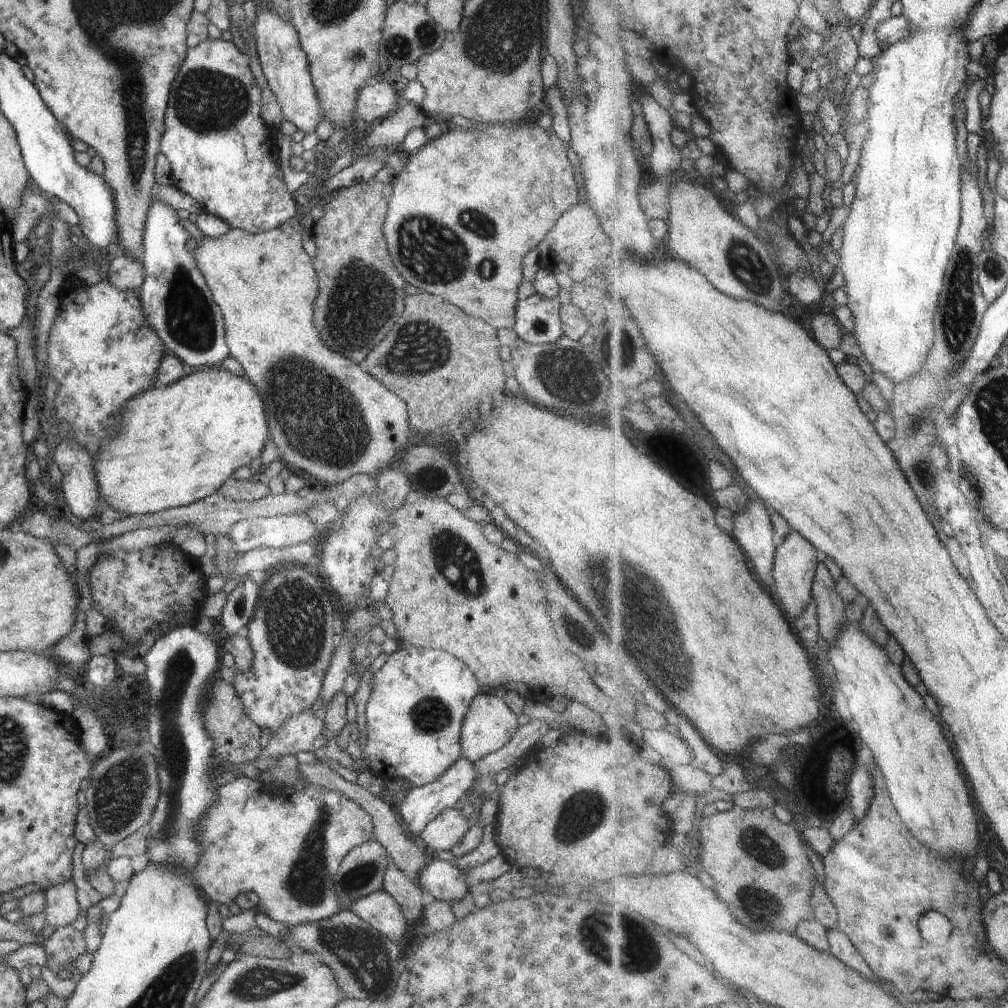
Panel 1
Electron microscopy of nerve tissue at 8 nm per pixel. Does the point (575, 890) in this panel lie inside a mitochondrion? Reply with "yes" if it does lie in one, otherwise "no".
no

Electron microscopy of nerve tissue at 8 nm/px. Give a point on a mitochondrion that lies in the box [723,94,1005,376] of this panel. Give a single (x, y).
(957, 323)

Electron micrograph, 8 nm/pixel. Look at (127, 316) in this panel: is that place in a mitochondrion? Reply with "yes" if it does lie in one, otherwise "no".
no

